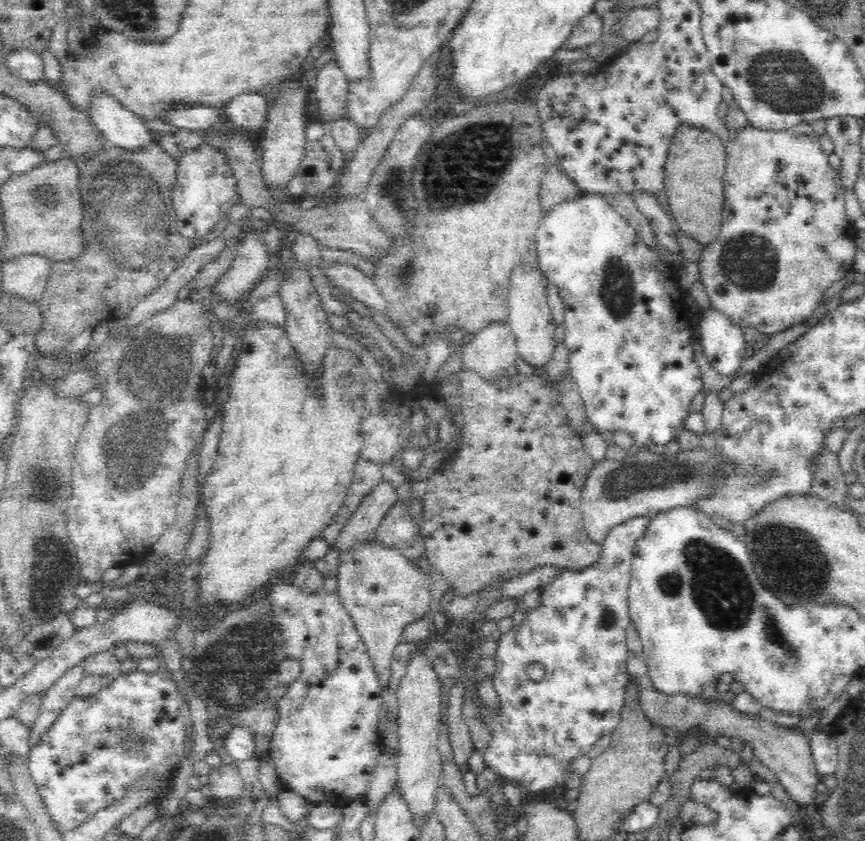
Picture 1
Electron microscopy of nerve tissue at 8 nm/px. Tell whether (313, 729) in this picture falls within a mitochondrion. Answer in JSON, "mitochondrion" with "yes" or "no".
{"mitochondrion":"no"}

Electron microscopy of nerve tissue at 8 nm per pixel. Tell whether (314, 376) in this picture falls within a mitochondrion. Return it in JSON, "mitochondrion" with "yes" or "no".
{"mitochondrion":"no"}

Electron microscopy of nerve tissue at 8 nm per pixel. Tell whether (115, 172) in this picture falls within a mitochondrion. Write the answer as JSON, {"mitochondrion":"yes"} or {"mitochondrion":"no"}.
{"mitochondrion":"yes"}

